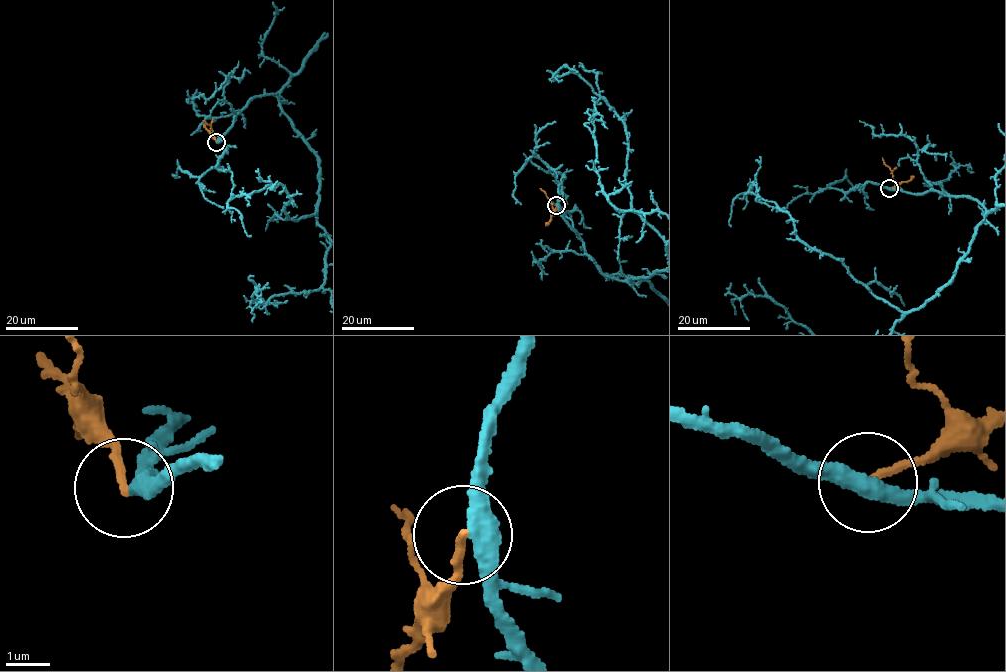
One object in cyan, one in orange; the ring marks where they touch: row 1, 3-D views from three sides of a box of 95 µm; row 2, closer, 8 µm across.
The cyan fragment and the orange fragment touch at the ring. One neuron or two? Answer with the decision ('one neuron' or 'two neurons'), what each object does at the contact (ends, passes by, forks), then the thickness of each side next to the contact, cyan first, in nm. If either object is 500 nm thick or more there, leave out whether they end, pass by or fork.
two neurons | cyan passes by | orange ends | 440/180 nm

